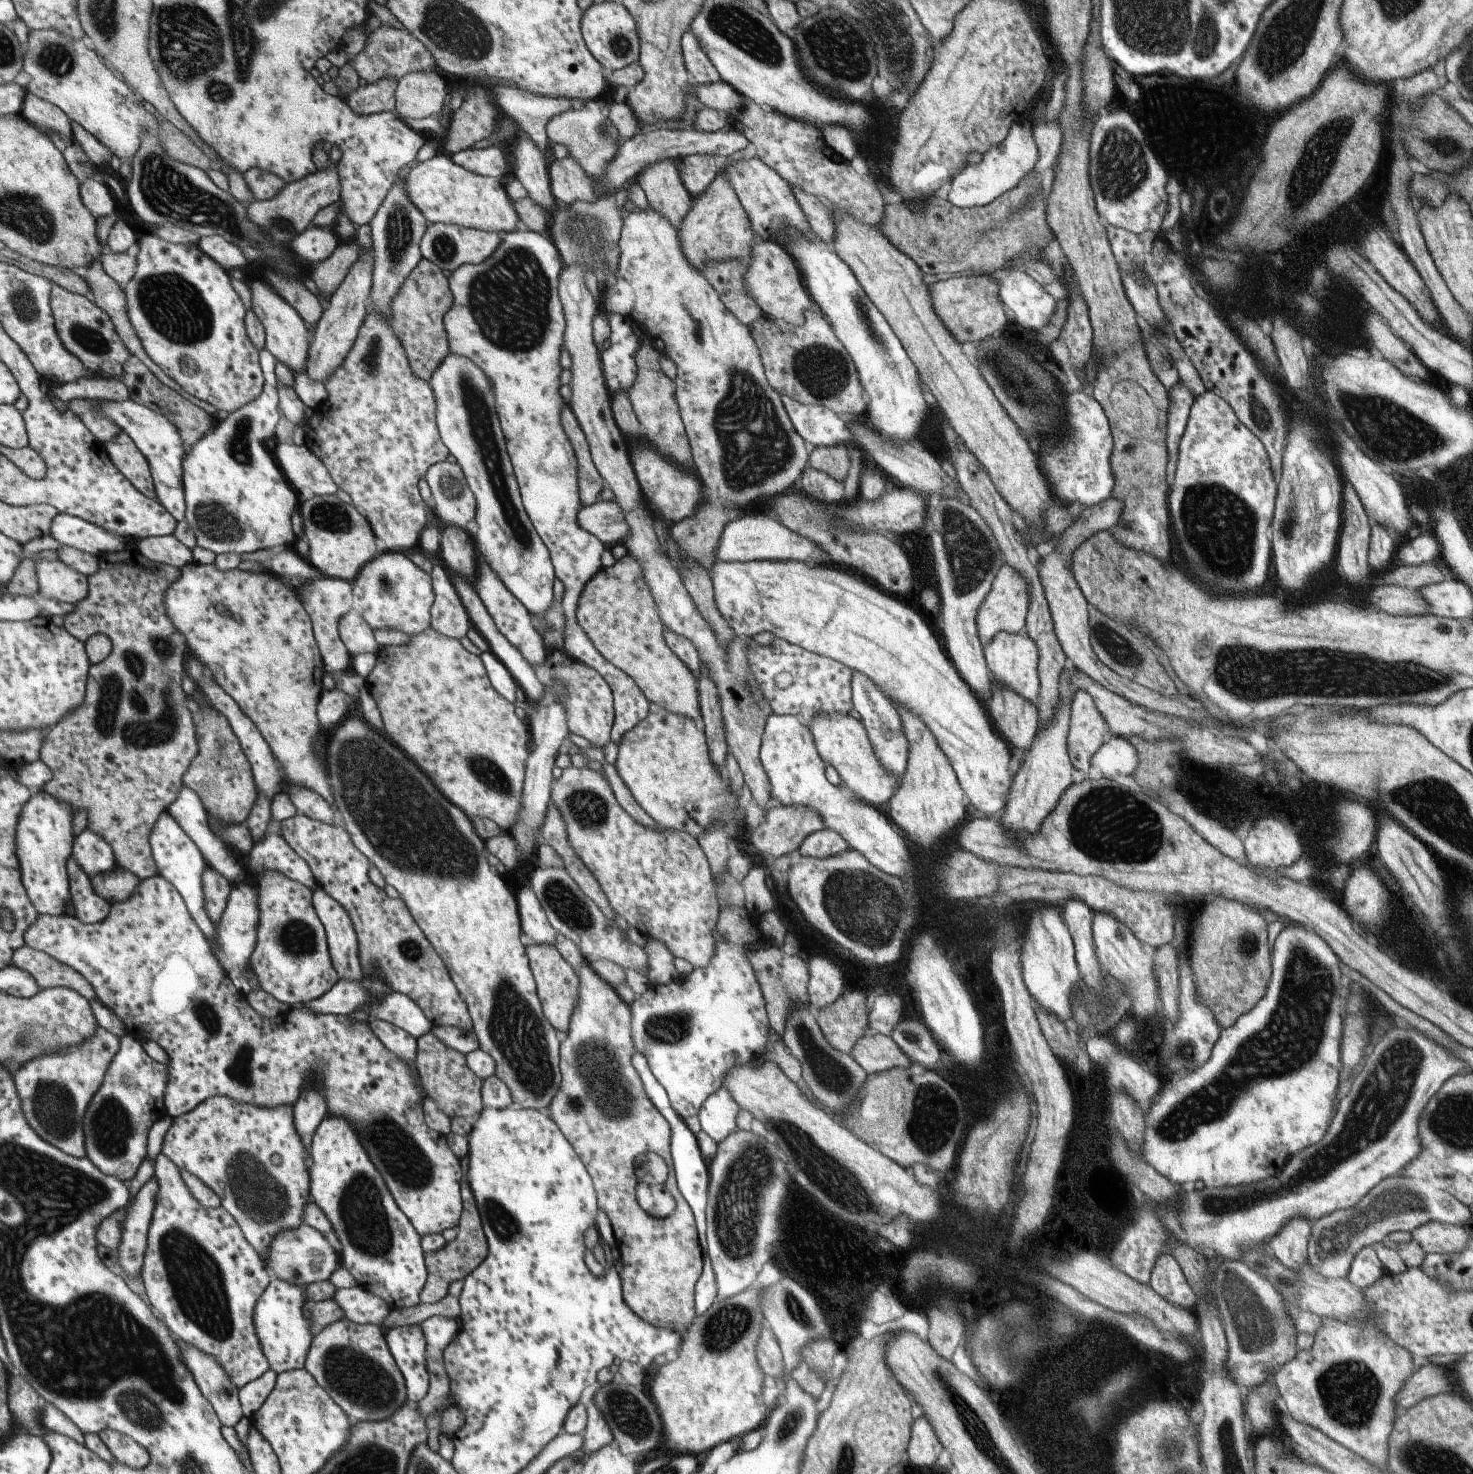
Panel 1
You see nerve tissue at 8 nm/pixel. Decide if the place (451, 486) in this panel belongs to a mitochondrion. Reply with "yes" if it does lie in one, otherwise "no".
yes

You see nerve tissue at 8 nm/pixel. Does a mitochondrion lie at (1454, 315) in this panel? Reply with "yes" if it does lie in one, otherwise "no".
no

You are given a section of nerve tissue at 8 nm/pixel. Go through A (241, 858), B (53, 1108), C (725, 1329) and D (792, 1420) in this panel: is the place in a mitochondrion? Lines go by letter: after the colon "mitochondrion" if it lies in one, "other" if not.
A: other
B: mitochondrion
C: mitochondrion
D: mitochondrion

